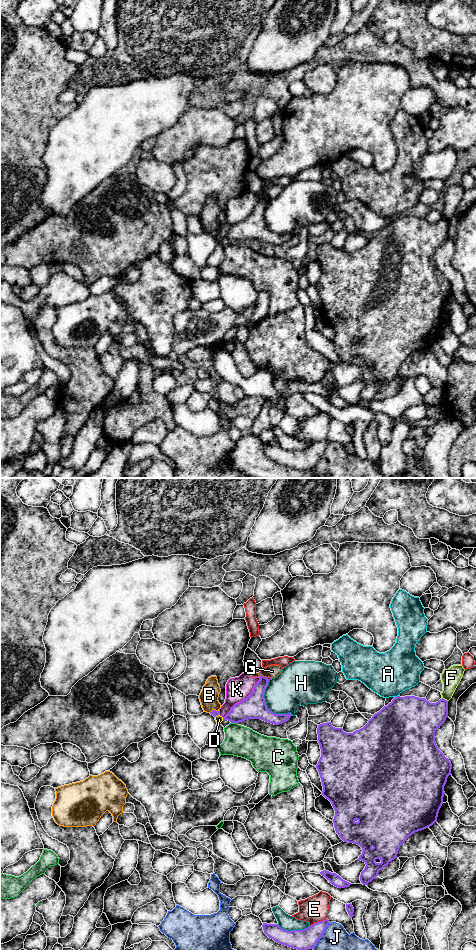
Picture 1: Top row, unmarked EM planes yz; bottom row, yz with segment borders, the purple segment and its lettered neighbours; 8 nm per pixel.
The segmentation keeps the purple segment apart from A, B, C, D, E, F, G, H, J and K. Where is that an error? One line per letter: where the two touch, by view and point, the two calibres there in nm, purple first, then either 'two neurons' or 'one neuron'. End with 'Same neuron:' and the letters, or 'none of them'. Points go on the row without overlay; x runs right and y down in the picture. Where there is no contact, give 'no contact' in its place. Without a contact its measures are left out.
A: contact yz (397, 216); calibres 460 and 360 nm; two neurons
B: contact yz (213, 230); calibres 50 and 150 nm; two neurons
C: contact yz (234, 242); calibres 190 and 240 nm; two neurons
D: contact yz (216, 235); calibres 50 and 60 nm; two neurons
E: contact yz (317, 442); calibres 170 and 220 nm; two neurons
F: contact yz (444, 219); calibres 320 and 150 nm; two neurons
G: contact yz (263, 196); calibres 180 and 110 nm; two neurons
H: contact yz (266, 226); calibres 190 and 300 nm; two neurons
J: contact yz (322, 454); calibres 170 and 360 nm; two neurons
K: contact yz (244, 219); calibres 190 and 190 nm; two neurons
Same neuron: none of them

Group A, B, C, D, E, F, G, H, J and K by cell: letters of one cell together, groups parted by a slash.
A / B / C / D G K / E / F / H / J

